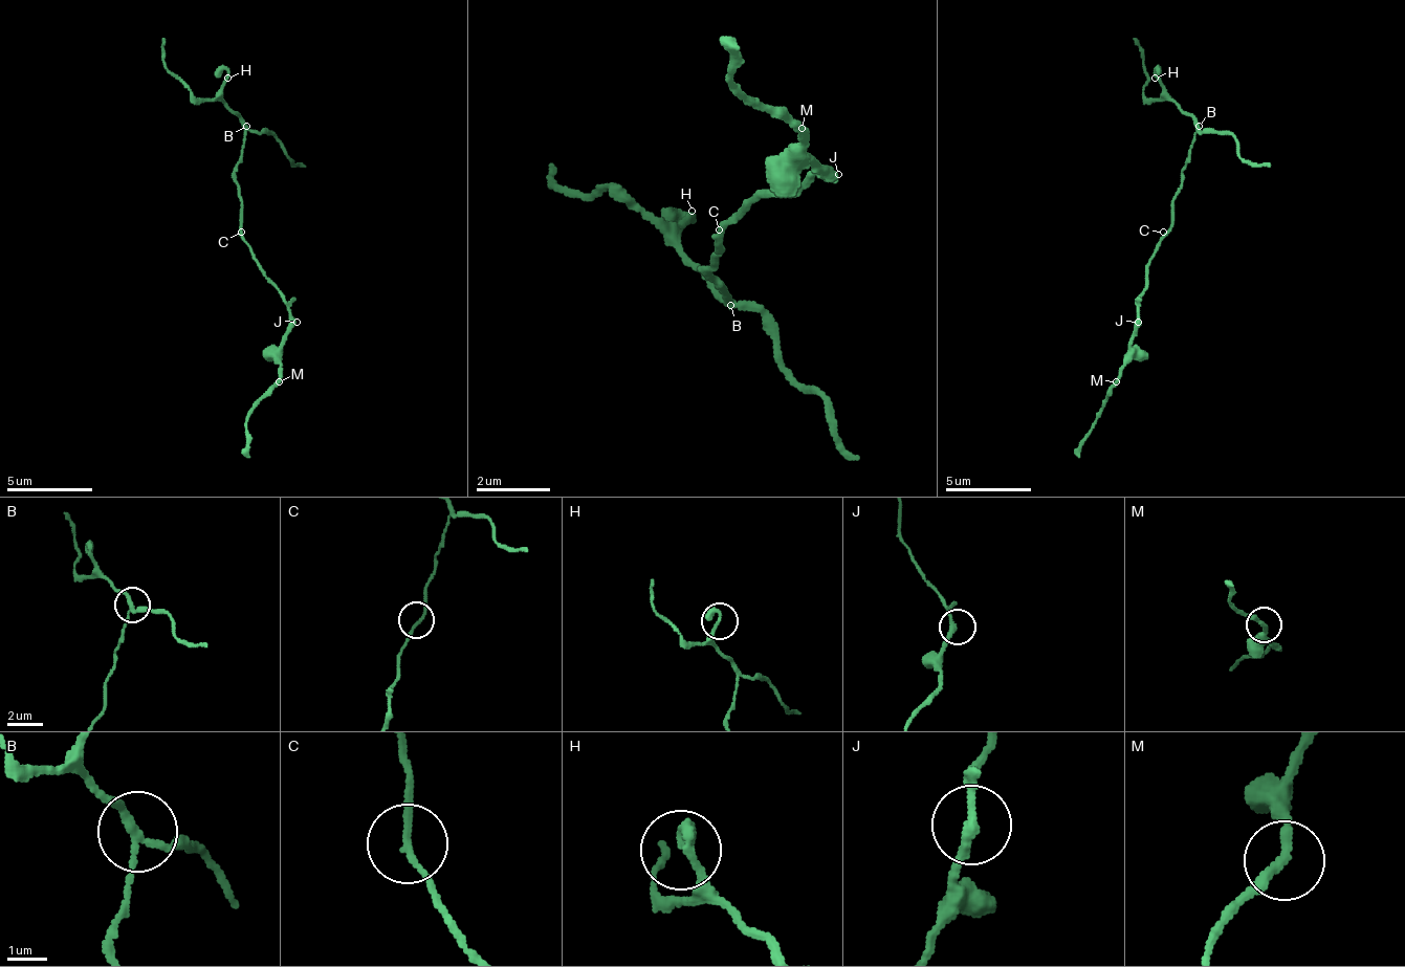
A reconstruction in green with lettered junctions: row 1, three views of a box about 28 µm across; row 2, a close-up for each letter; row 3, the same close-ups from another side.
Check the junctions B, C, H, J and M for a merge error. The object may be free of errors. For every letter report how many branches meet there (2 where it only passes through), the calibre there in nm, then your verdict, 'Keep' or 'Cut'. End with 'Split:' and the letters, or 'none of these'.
B: Branches: 3. Thickness 180 nm. Cut
C: Branches: 2. Thickness 160 nm. Keep
H: Branches: 2. Thickness 190 nm. Keep
J: Branches: 3. Thickness 190 nm. Keep
M: Branches: 2. Thickness 220 nm. Keep
Split: B

